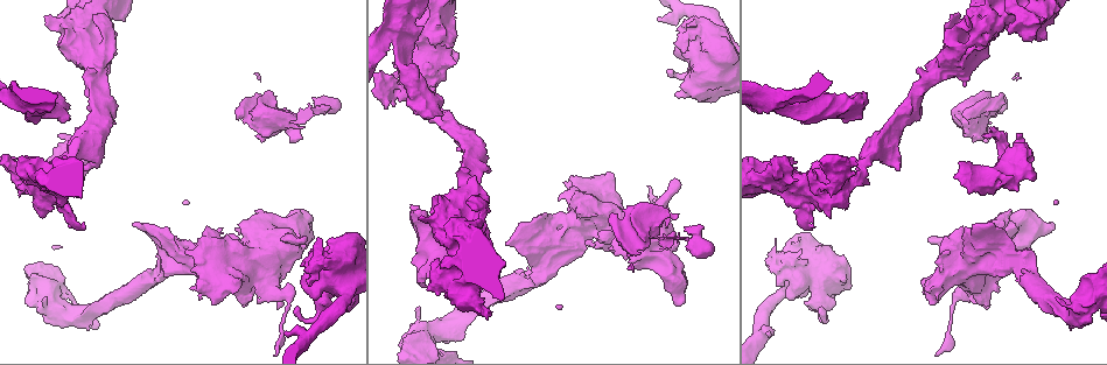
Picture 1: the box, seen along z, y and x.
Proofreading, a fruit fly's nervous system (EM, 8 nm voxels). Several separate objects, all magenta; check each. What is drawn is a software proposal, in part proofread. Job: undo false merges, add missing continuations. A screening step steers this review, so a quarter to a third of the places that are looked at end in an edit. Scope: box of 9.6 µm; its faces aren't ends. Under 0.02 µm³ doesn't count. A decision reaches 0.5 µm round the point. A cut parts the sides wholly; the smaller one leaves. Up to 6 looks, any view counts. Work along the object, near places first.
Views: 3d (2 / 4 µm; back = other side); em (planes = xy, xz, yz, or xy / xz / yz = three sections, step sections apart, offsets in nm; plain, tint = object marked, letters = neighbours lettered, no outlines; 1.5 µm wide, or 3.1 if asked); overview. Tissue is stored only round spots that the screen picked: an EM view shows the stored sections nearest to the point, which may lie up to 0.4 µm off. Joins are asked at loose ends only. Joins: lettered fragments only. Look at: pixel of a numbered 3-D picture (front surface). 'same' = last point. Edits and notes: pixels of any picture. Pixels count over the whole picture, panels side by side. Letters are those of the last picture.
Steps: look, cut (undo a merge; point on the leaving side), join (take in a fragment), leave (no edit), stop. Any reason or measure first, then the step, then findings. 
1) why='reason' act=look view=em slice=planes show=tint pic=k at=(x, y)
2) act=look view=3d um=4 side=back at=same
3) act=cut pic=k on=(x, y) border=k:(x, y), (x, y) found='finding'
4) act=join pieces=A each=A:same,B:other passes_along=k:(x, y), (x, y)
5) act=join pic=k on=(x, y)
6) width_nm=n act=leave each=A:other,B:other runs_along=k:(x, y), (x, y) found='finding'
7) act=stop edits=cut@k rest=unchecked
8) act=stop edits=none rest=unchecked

why='arms part here' act=look view=3d um=4 pic=1 at=(1009, 155)

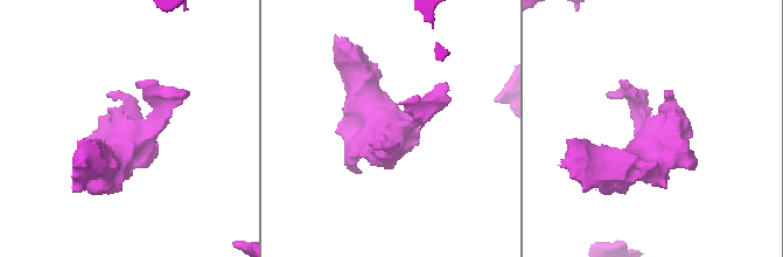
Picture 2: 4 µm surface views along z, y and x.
act=look view=em slice=planes show=tint pic=2 at=(146, 127)

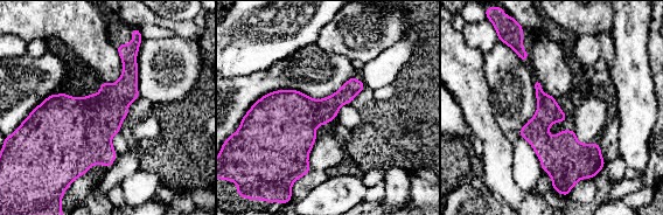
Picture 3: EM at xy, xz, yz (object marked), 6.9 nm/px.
act=look view=em slice=planes show=letters at=same

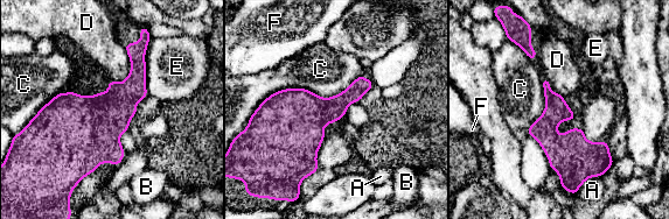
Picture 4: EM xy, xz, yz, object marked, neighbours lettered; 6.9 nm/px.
width_nm=160 act=leave each=A:other,B:other,C:other,D:other,E:other,F:other border=4:(361, 75), (249, 120) found='continuous, no second neuron'

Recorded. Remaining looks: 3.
why='stops while still wide' act=look view=3d um=4 pic=1 at=(86, 169)

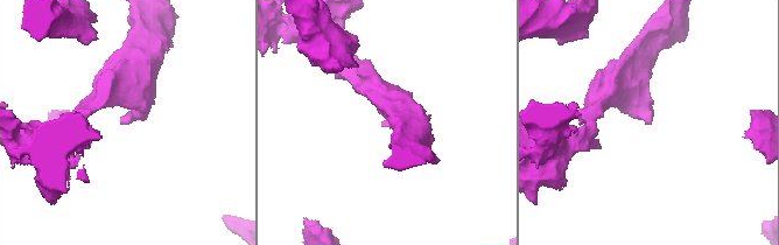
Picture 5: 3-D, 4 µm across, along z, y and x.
why='shape alone is not enough' act=look view=em um=3.1 slice=planes show=letters pic=5 at=(122, 119)

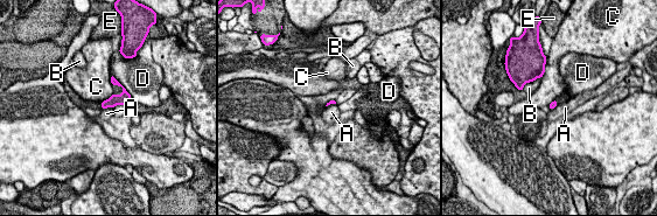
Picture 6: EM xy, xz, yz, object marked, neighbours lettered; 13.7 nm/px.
act=leave each=A:other,B:other,C:other,D:other,E:other border=6:(545, 64), (542, 78) found='none of them fits'

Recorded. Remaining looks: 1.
act=stop edits=none rest=unchecked

